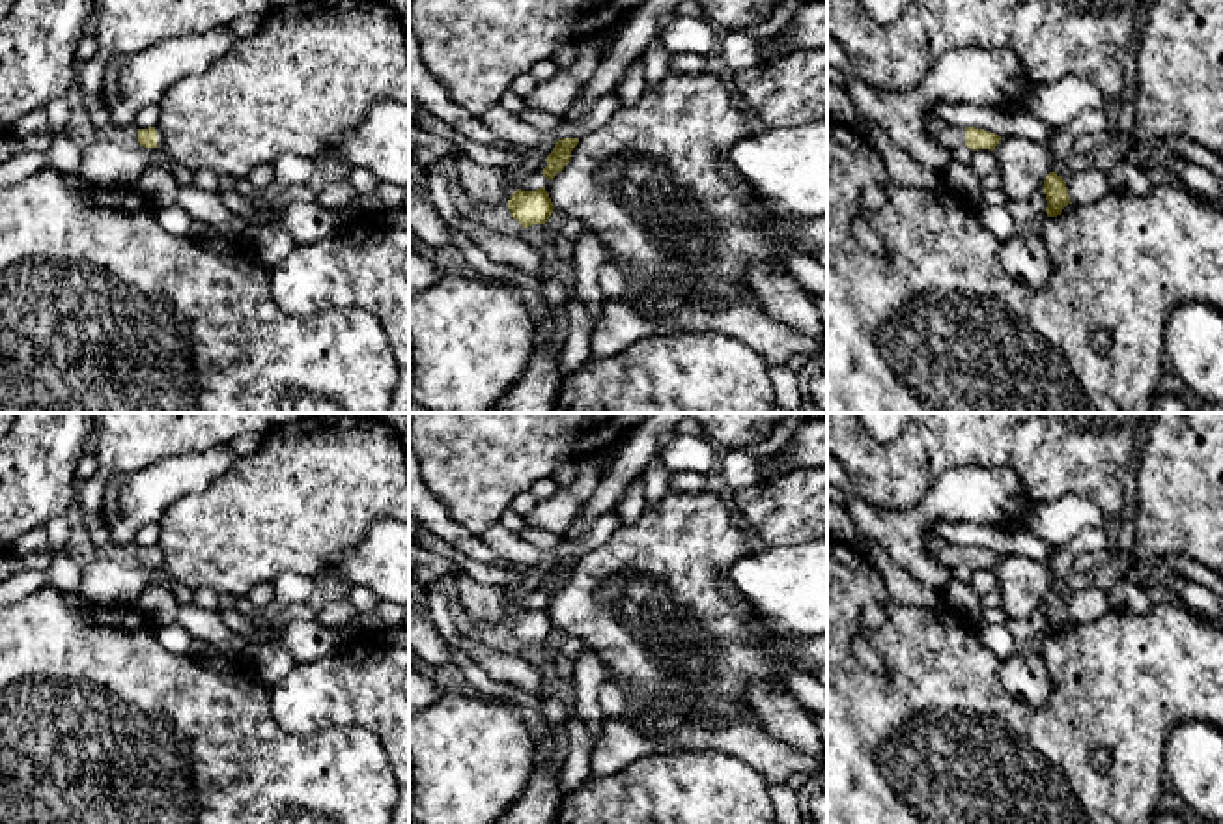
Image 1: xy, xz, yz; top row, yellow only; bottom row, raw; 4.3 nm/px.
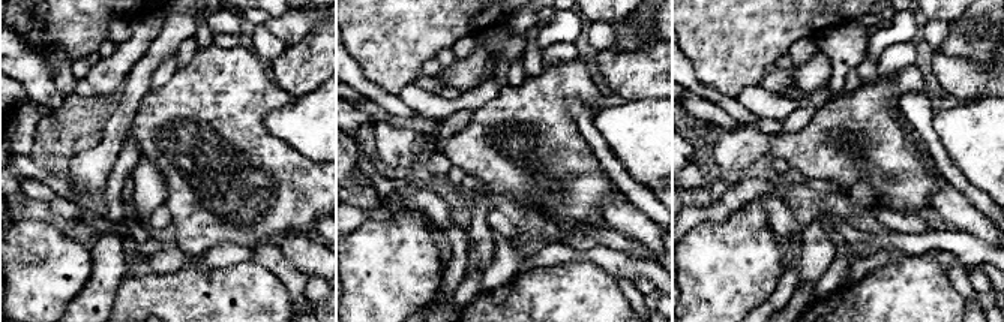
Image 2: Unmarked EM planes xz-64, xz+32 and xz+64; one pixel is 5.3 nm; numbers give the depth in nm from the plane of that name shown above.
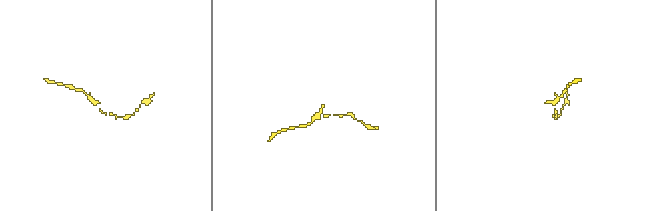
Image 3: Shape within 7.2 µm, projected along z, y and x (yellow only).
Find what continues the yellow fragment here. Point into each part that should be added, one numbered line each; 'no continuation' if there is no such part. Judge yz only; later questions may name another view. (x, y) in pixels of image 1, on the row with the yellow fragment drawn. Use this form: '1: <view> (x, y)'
1: yz (949, 137)

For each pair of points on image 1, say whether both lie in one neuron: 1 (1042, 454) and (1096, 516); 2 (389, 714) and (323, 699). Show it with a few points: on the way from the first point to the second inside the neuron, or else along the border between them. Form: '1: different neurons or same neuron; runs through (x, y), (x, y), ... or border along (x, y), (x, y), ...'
1: different neurons; border along (1035, 499), (1085, 496), (1108, 518)
2: same neuron; runs through (372, 703), (340, 703)

